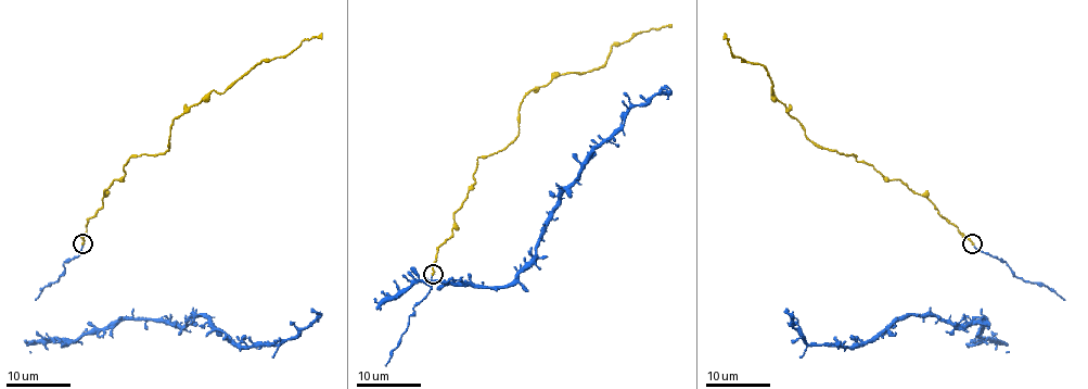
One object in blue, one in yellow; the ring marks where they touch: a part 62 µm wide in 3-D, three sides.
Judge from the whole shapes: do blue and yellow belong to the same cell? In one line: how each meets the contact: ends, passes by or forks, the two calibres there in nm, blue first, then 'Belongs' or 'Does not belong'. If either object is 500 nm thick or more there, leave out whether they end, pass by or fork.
At the ring blue ends. At the ring yellow ends. Thickness 120 nm (blue) against 240 nm. Belongs

